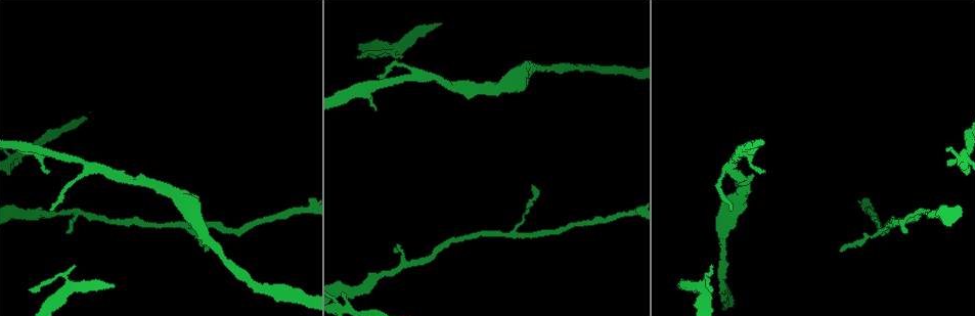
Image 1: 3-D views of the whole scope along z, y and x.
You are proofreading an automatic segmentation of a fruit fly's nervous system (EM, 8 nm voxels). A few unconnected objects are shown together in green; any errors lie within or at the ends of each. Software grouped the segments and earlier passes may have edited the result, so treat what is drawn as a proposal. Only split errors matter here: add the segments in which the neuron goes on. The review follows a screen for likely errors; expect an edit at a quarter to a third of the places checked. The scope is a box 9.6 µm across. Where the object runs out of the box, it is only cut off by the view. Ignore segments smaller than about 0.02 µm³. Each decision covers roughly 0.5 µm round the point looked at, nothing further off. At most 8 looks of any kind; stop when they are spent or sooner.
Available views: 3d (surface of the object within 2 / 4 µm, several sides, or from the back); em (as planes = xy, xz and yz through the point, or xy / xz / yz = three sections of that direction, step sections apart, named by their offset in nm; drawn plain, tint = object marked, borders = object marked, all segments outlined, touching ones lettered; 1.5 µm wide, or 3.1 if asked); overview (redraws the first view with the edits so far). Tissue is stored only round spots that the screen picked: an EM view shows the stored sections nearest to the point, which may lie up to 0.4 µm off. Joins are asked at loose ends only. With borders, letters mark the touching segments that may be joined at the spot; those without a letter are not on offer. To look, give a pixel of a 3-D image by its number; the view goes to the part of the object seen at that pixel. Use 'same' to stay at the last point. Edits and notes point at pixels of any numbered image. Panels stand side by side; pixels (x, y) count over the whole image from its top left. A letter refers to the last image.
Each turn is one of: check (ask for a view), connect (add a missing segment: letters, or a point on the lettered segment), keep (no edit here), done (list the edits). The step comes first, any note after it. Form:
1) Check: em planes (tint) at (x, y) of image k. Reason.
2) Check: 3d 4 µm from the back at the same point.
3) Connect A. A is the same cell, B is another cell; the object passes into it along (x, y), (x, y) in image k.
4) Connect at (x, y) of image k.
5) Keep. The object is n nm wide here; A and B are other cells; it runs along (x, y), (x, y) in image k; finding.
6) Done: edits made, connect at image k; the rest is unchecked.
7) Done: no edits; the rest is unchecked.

Check: 3d 2 µm from the back at (378, 77) of image 1.

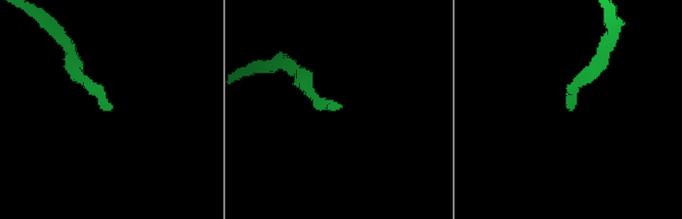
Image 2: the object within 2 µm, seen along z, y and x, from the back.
Check: em planes (borders) at (570, 108) of image 2. Now the EM.

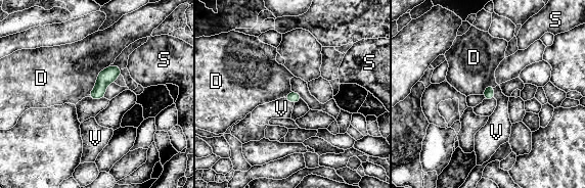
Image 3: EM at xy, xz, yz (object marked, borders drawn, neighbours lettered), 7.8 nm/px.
Connect V. V is the same cell, D and S are other cells; it goes on there.

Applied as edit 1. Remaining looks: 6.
Check: overview. See it whole again.

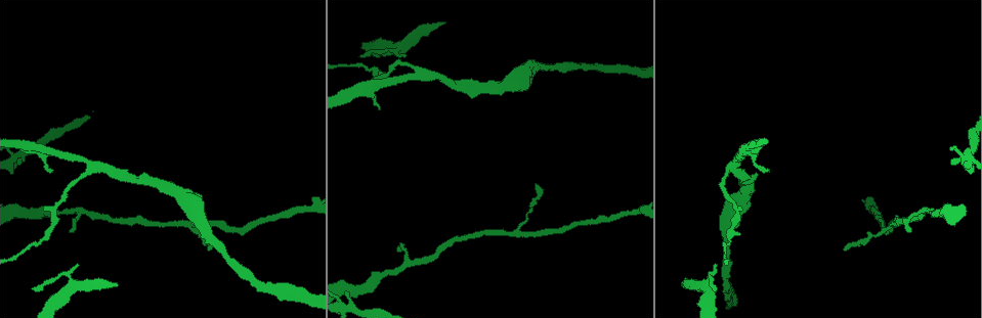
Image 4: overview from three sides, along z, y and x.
Check: 3d 4 µm at (360, 56) of image 4.

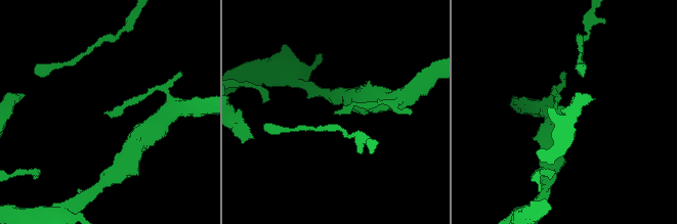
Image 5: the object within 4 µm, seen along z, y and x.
Check: em xz step 8 (borders) at (104, 111) of image 5. Shape alone is not enough.

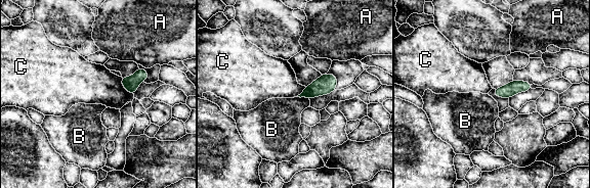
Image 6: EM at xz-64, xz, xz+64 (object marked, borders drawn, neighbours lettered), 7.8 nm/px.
Check: em planes (borders) at the same point. Another direction.

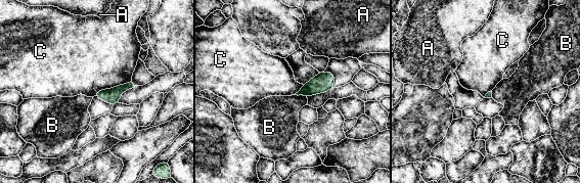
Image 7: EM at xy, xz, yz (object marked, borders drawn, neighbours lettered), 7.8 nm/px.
Keep. A, B and C are other cells; a border runs along (131, 81), (98, 90), (94, 95) in image 7; none of them fits.

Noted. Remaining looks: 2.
Check: em planes (tint) at (69, 232) of image 4. Tapers out.

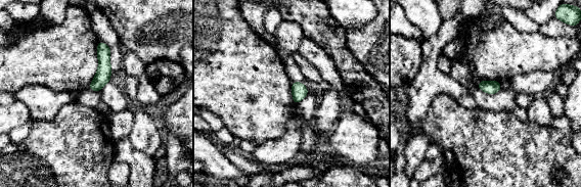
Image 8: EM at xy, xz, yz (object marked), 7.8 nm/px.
Check: em planes (borders) at the same point. See the neighbours.

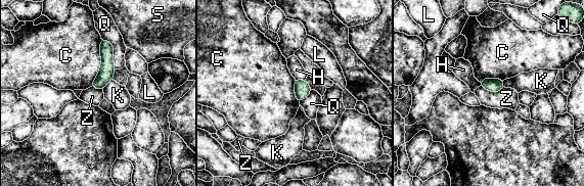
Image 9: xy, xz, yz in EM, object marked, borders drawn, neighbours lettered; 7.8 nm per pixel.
Keep. C, H, K, L, Q, S and Z are other cells; a border runs along (480, 86), (493, 92), (504, 87) in image 9; no lettered segment goes on from it.

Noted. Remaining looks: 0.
Done: edits made, connect at image 3; the rest is unchecked.

